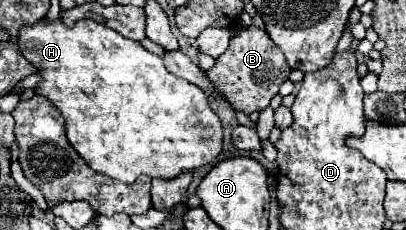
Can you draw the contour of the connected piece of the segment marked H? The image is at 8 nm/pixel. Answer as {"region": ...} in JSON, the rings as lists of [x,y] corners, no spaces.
{"region":[[[44,17],[34,25],[20,27],[18,47],[42,79],[34,93],[46,97],[60,111],[66,121],[70,145],[90,169],[130,185],[138,175],[162,179],[176,177],[184,169],[192,171],[210,163],[222,151],[222,123],[210,109],[204,91],[168,73],[162,57],[146,51],[138,41],[132,41],[94,19],[80,19],[74,27],[66,27],[62,17],[54,21]]]}

